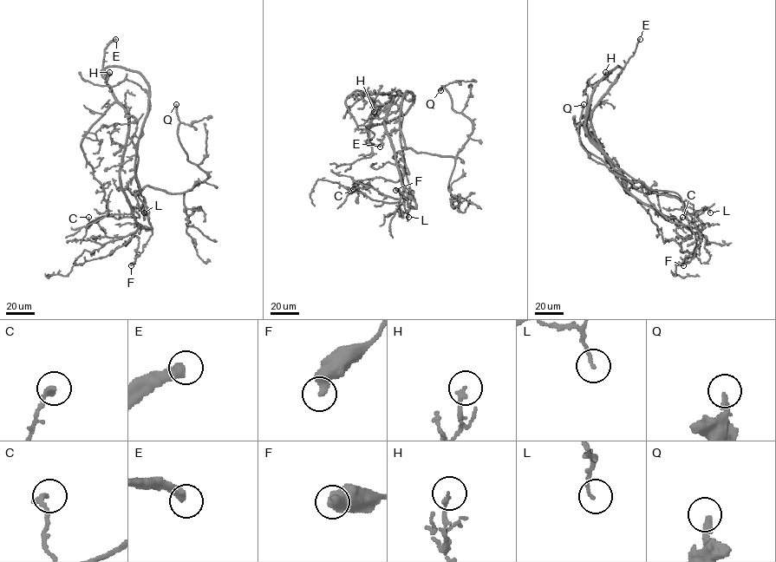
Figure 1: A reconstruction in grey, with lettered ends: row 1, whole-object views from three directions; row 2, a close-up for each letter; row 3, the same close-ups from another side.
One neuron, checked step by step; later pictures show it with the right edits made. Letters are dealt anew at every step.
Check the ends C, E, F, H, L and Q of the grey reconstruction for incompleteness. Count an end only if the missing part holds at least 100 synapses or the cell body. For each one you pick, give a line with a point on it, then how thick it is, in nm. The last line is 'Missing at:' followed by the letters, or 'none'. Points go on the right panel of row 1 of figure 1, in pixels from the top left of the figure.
E: Place: (640, 39). Thickness 360 nm
Q: Place: (583, 104). Thickness 260 nm
Missing at: E, Q

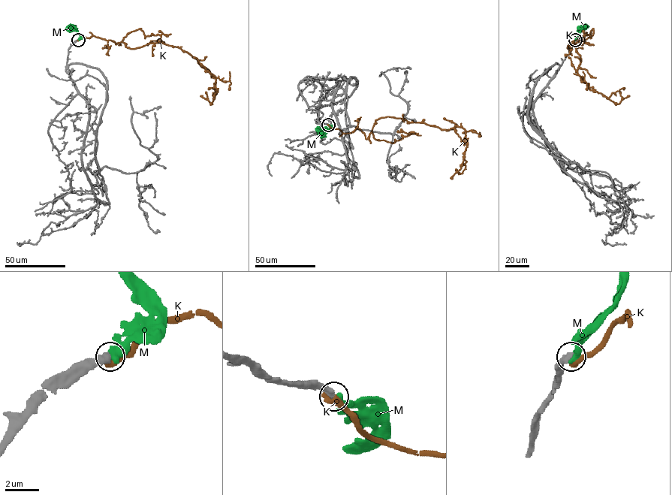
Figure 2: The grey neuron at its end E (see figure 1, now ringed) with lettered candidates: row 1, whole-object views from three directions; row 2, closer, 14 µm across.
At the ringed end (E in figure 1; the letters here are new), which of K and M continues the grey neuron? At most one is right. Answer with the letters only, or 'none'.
M

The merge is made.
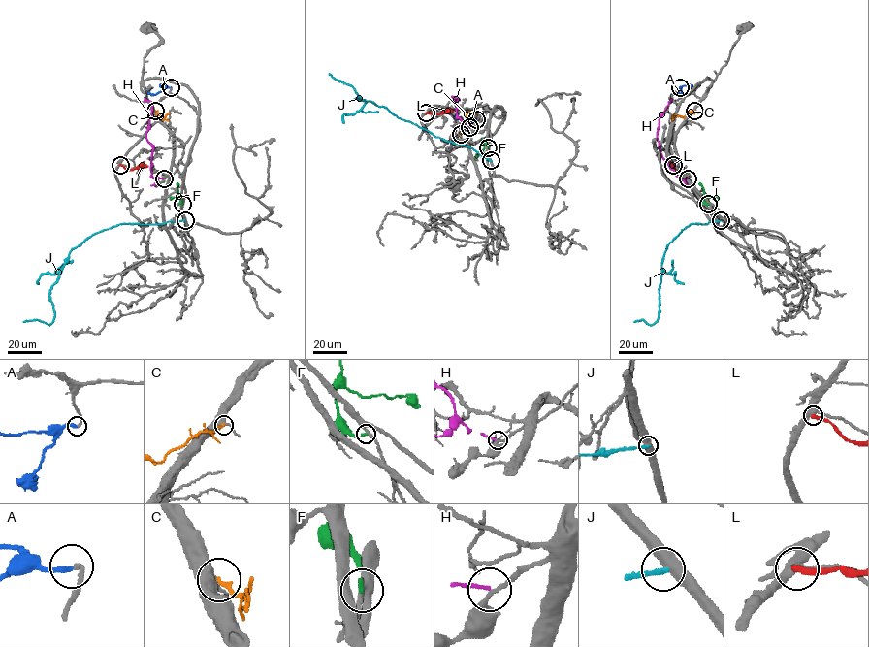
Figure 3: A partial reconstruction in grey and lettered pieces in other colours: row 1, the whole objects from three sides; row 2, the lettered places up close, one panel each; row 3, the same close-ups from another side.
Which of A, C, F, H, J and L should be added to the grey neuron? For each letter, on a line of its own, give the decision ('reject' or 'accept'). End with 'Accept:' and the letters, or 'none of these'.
A: accept
C: reject
F: reject
H: reject
J: reject
L: reject
Accept: A

